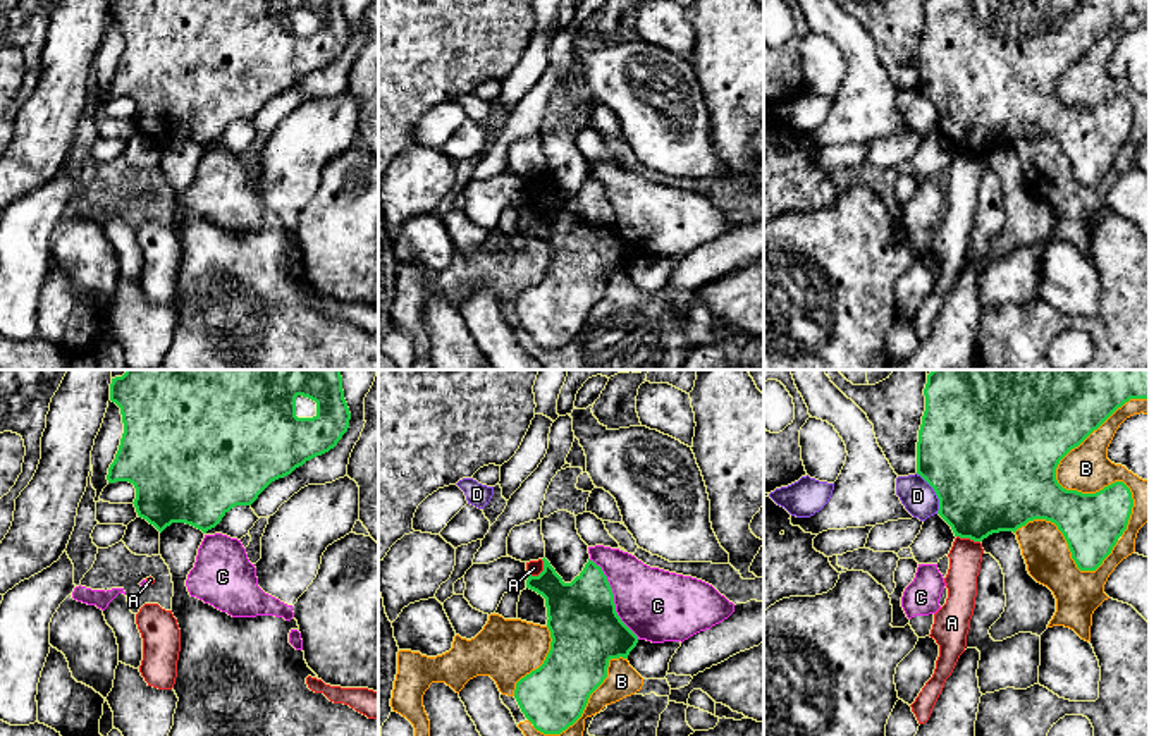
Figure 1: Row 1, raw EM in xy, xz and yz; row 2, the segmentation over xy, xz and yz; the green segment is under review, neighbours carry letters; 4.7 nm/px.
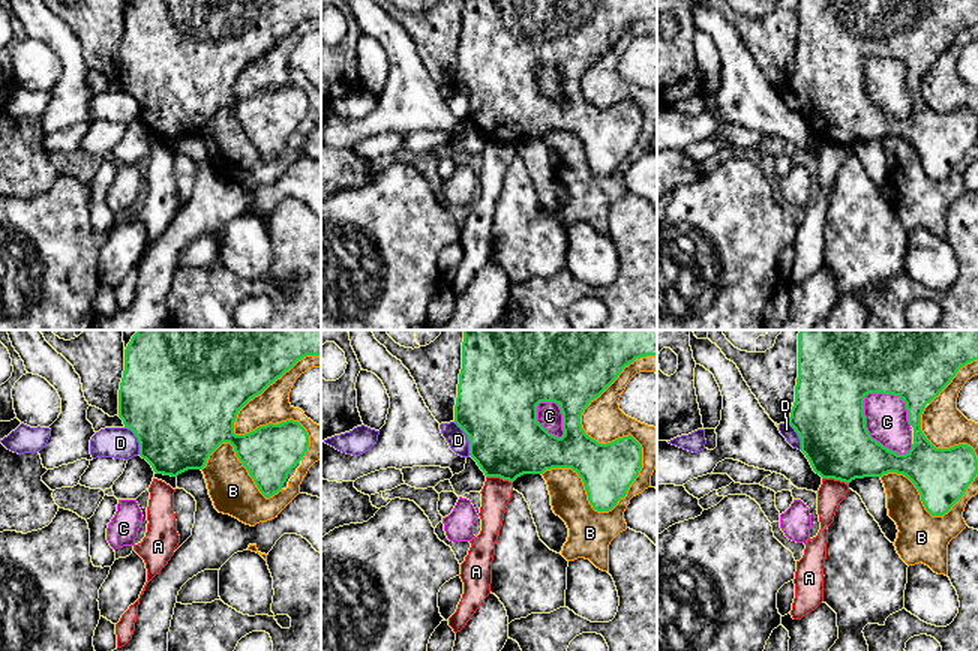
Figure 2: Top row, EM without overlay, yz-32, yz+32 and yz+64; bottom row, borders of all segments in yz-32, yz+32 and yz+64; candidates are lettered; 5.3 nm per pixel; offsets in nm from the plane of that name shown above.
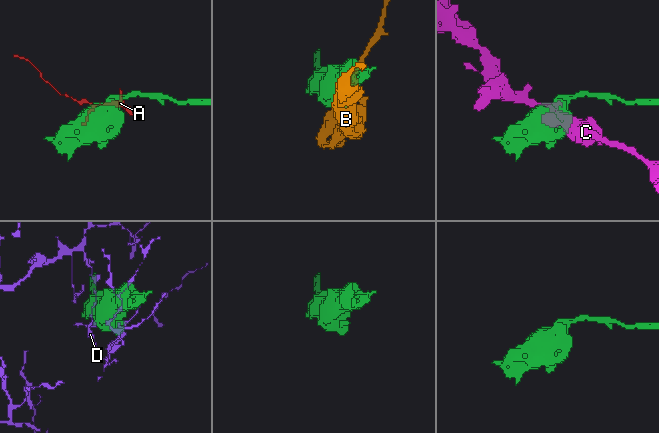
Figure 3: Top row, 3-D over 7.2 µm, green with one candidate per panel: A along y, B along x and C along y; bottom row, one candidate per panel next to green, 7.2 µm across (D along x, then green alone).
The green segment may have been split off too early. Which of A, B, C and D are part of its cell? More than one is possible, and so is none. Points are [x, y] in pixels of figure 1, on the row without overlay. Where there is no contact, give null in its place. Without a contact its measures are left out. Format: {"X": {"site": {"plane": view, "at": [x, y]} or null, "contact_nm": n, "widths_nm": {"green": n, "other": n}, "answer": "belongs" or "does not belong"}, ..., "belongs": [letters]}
{"A": {"site": {"plane": "xz", "at": [542, 186]}, "contact_nm": 100, "widths_nm": {"green": 280, "other": 70}, "answer": "does not belong"}, "B": {"site": {"plane": "yz", "at": [1062, 102]}, "contact_nm": 650, "widths_nm": {"green": 440, "other": 220}, "answer": "does not belong"}, "C": {"site": {"plane": "xz", "at": [613, 212]}, "contact_nm": 440, "widths_nm": {"green": 320, "other": 340}, "answer": "does not belong"}, "D": {"site": {"plane": "yz", "at": [934, 105]}, "contact_nm": 220, "widths_nm": {"green": 500, "other": 160}, "answer": "does not belong"}, "belongs": []}

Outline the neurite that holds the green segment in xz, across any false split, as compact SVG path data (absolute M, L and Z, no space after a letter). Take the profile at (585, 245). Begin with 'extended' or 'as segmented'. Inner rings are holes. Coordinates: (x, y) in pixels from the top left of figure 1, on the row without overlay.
as segmented; M588 174L583 186L564 198L550 177L542 175L544 186L528 189L526 203L545 213L552 256L544 279L516 297L514 313L537 346L561 349L581 332L590 310L607 292L609 275L628 273L638 251L618 230L612 203L600 181Z

